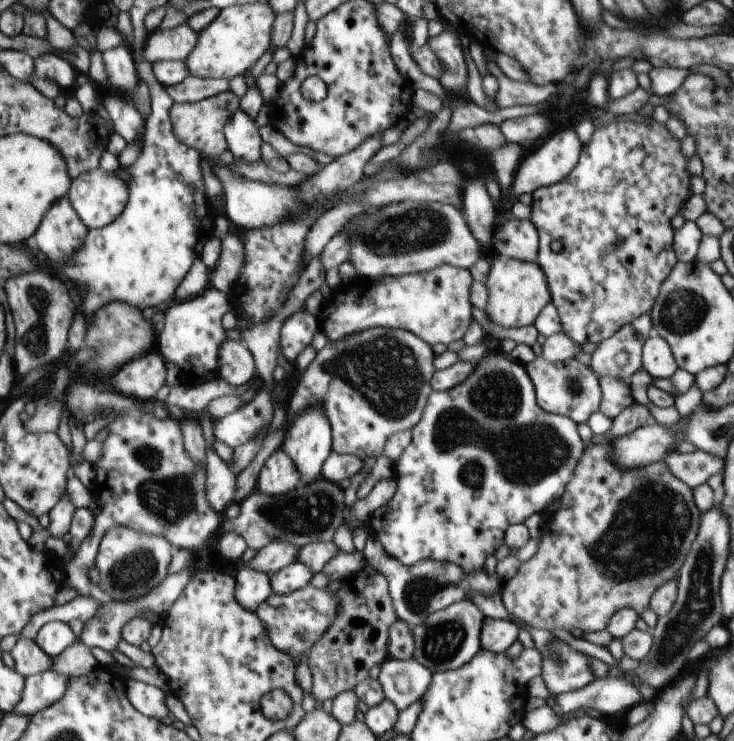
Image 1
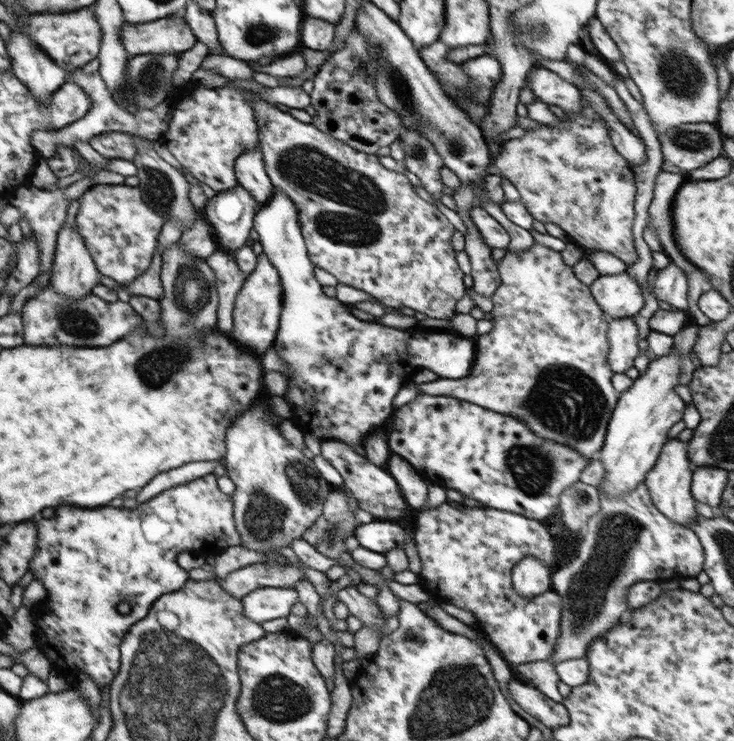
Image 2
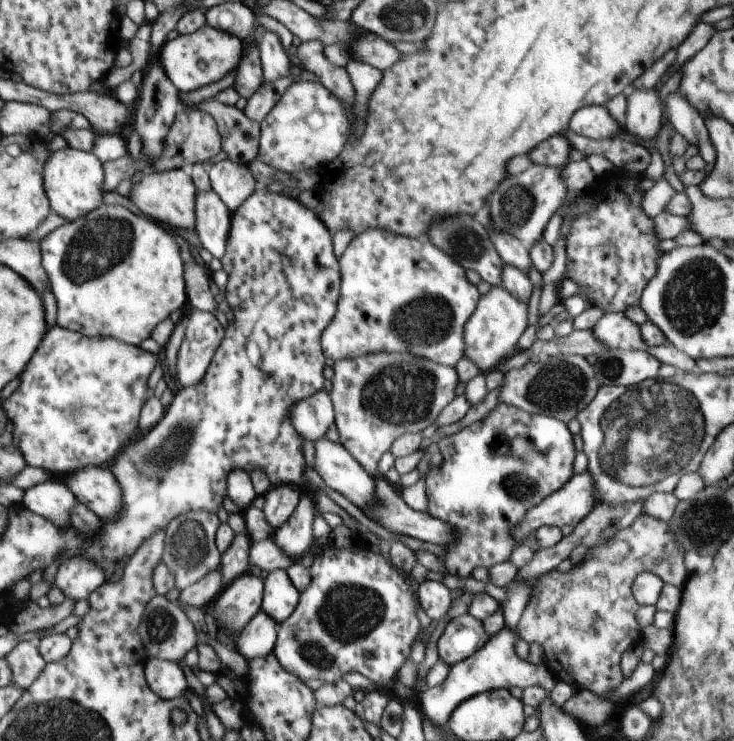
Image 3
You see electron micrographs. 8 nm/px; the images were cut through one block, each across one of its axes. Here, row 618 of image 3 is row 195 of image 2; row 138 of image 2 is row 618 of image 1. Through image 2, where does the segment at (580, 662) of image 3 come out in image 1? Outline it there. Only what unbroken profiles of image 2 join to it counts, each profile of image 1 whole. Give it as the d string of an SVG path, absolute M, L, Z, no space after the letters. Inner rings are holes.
M611 444L595 445L591 448L586 446L580 462L574 469L570 482L565 486L564 494L560 498L559 507L554 512L552 521L543 525L543 534L540 537L541 542L538 552L520 565L517 575L513 579L507 580L503 584L503 605L512 616L515 616L516 620L521 620L526 626L542 628L550 632L554 628L564 628L564 630L568 630L568 632L573 634L604 630L609 625L612 616L620 609L632 607L639 613L648 609L654 591L665 582L672 581L679 576L681 566L690 552L701 525L702 513L695 503L693 490L690 490L686 484L678 480L662 461L638 467L637 469L621 469L616 464L613 465L610 462L610 457Z

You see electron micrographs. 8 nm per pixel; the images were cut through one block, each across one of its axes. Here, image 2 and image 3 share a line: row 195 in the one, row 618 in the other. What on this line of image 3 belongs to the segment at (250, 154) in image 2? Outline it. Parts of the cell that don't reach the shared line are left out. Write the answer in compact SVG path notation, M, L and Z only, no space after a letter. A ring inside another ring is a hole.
M260 612L250 619L235 640L235 649L246 659L256 660L274 652L277 639L277 622L266 612Z

